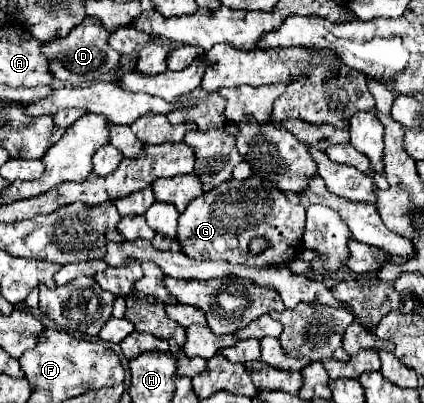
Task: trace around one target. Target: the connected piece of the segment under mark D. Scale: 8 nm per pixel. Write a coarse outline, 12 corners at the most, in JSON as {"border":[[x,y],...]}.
{"border":[[93,16],[45,42],[53,78],[93,84],[119,64]]}

